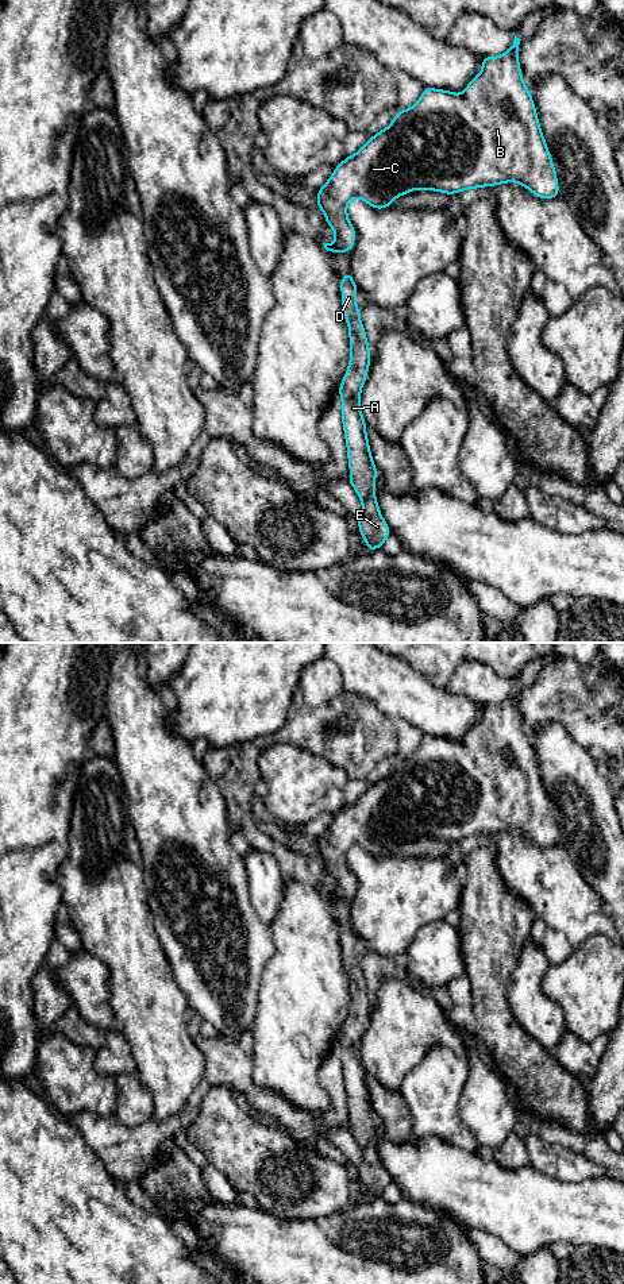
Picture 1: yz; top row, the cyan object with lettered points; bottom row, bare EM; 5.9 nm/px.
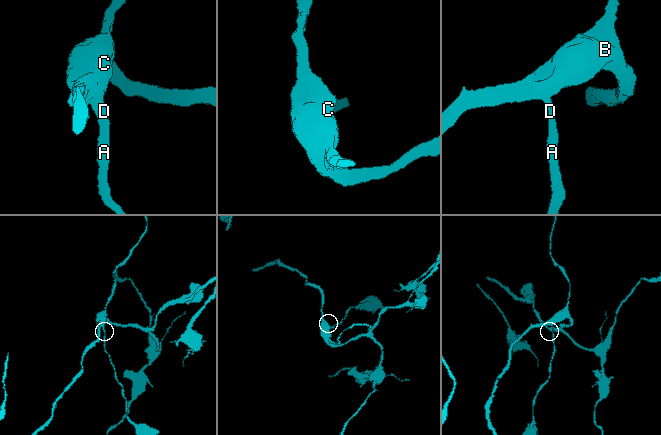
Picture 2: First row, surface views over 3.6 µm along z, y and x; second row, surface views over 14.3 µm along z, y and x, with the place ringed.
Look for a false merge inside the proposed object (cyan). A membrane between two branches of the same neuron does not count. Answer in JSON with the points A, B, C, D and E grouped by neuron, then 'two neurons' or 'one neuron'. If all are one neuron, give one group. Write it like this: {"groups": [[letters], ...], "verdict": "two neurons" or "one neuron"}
{"groups": [["A", "B", "C", "D", "E"]], "verdict": "one neuron"}

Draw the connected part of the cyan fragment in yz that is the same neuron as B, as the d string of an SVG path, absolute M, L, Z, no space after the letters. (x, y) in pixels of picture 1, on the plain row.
M515 683L515 691L504 702L482 705L481 720L461 743L425 734L416 752L400 757L386 776L335 815L316 844L316 853L336 883L334 891L323 891L331 903L353 899L355 876L347 865L347 852L355 845L374 857L384 857L392 855L396 845L412 838L457 842L506 830L523 833L540 848L559 844L552 805L540 778L531 739L523 729L520 689Z

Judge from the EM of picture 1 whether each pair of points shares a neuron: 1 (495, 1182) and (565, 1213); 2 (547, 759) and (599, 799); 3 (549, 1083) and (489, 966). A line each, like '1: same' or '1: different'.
1: same
2: same
3: same

